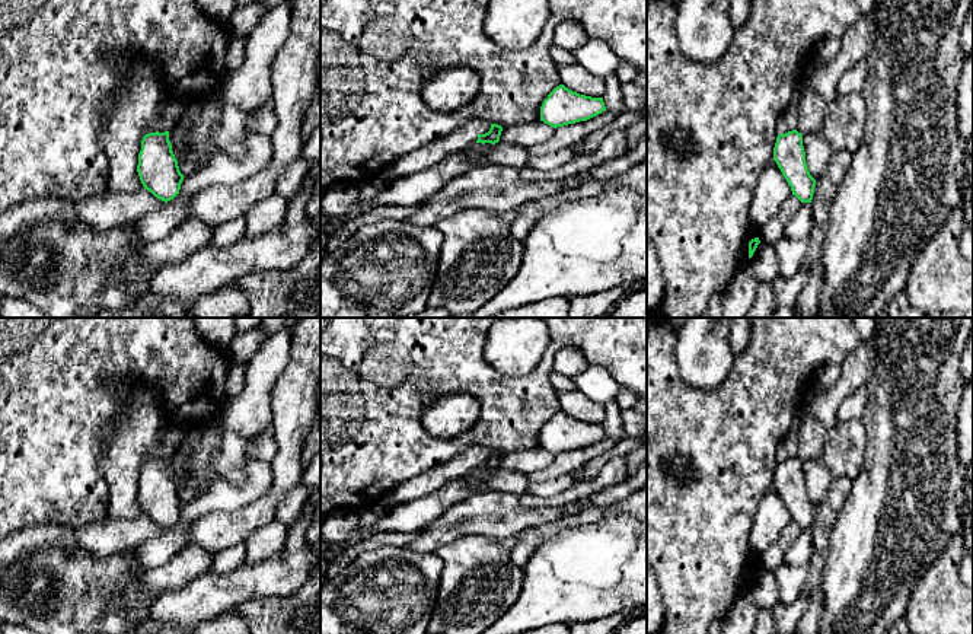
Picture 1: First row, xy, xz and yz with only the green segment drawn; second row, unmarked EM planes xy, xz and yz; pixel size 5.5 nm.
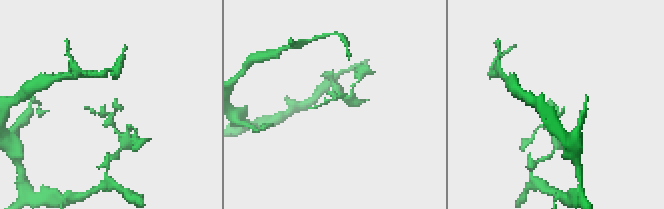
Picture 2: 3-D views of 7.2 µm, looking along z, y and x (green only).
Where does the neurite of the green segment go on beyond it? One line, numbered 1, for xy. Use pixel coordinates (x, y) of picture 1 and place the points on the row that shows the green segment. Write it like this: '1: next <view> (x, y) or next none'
1: next none

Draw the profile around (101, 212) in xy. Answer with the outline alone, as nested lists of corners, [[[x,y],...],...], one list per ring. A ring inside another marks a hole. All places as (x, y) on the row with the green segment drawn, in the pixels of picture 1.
[[[109,189],[86,200],[74,201],[79,222],[98,233],[111,227],[137,223],[147,213],[162,208],[165,201],[147,189],[115,194]]]

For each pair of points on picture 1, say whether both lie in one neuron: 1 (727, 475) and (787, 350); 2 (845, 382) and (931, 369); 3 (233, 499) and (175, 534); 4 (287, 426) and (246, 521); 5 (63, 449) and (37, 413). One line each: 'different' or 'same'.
1: same
2: different
3: same
4: same
5: same

